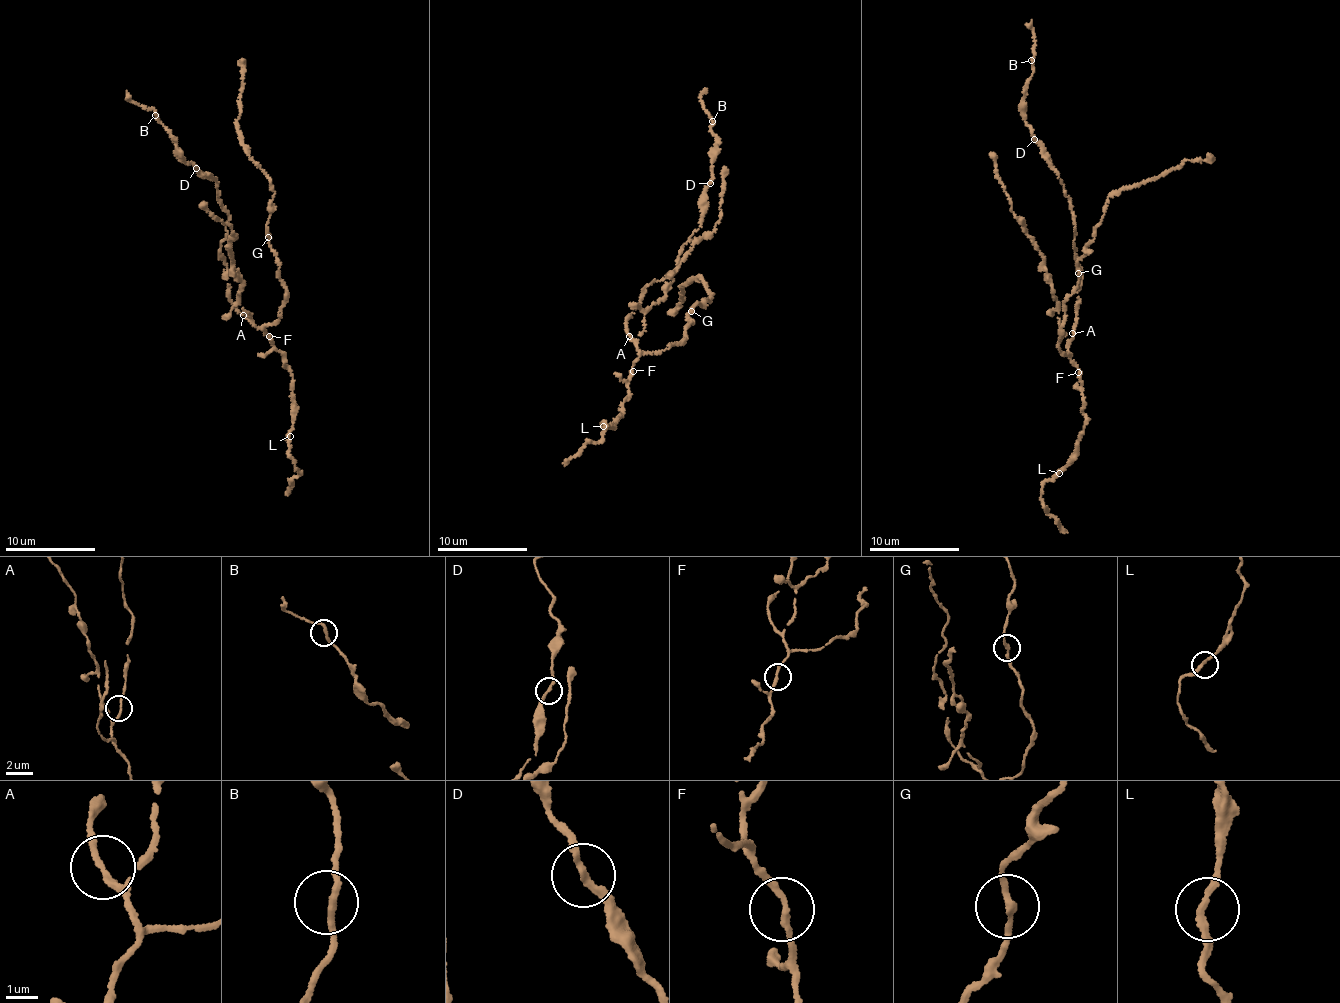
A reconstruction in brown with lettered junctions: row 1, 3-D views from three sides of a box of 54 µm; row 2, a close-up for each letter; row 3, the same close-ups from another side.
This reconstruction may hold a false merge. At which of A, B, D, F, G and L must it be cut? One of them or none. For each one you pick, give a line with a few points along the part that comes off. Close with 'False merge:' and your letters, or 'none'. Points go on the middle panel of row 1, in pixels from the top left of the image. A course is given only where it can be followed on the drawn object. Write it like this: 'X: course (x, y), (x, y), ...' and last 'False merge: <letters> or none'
False merge: none

